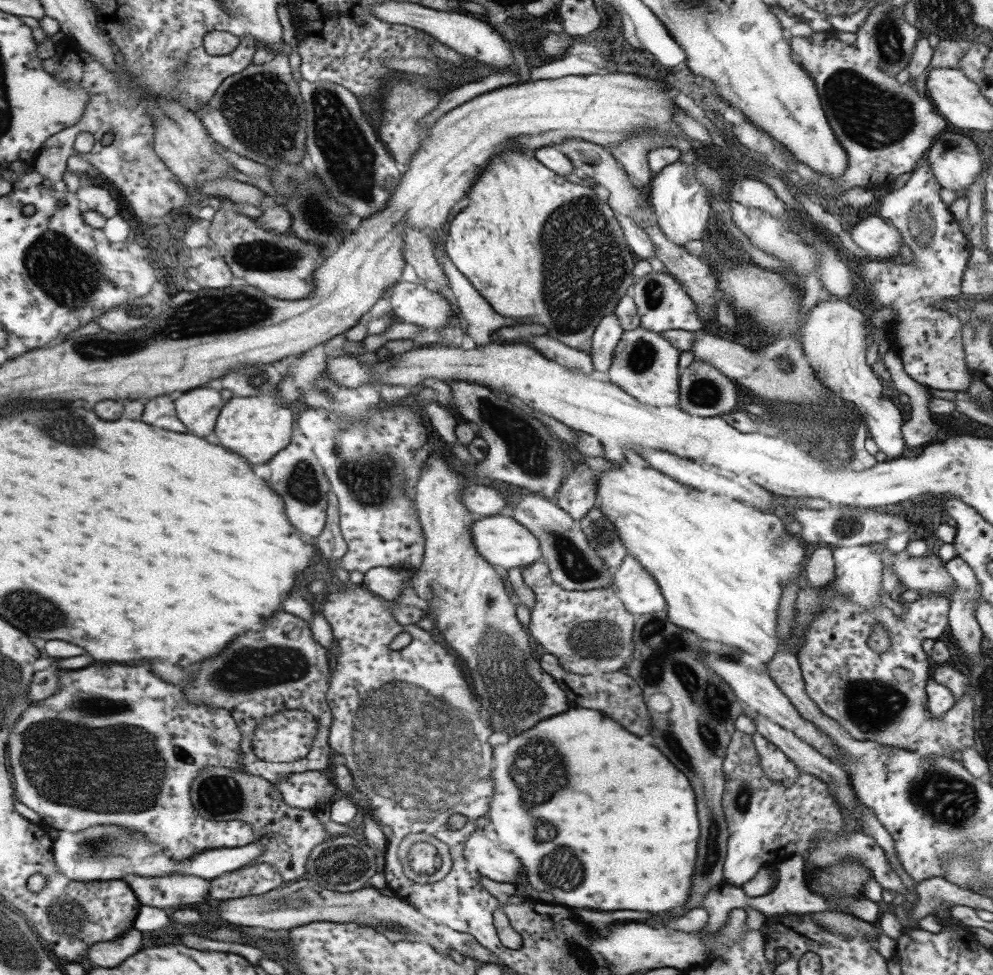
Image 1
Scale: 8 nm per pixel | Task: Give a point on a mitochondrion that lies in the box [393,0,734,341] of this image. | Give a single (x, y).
(583, 265)

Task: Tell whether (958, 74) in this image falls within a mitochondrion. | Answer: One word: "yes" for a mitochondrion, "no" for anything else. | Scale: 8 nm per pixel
no

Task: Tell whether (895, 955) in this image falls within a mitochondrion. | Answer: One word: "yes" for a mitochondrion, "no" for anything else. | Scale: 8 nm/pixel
no

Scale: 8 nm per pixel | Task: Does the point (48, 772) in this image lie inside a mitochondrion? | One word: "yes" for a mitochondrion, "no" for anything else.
yes

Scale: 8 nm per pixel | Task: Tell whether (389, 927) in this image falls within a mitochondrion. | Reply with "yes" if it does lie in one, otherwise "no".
yes

